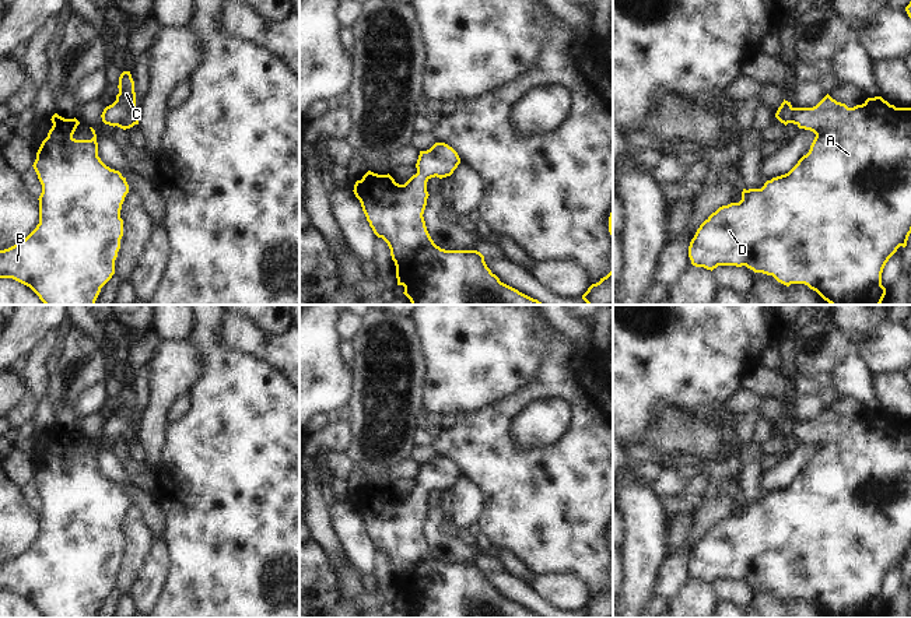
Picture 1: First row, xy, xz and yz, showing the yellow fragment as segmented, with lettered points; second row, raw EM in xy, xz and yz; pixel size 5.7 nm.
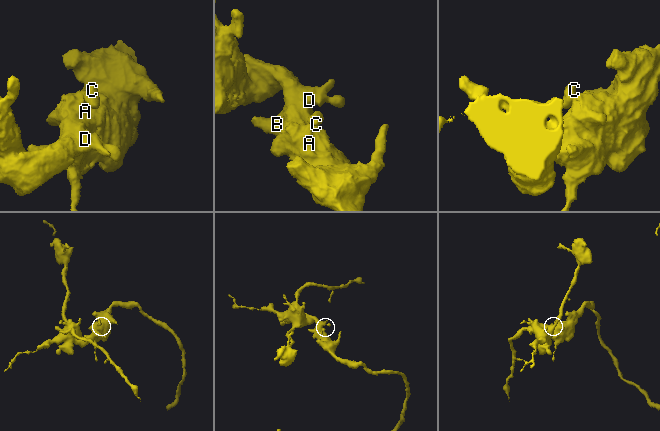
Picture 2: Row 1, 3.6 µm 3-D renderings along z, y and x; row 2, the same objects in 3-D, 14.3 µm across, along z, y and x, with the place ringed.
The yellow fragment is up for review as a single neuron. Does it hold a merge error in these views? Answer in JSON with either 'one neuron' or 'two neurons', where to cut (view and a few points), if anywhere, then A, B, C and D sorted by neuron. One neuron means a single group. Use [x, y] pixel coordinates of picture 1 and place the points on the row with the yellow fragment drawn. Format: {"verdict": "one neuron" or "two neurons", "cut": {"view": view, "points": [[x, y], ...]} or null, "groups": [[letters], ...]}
{"verdict": "one neuron", "cut": null, "groups": [["A", "B", "C", "D"]]}

